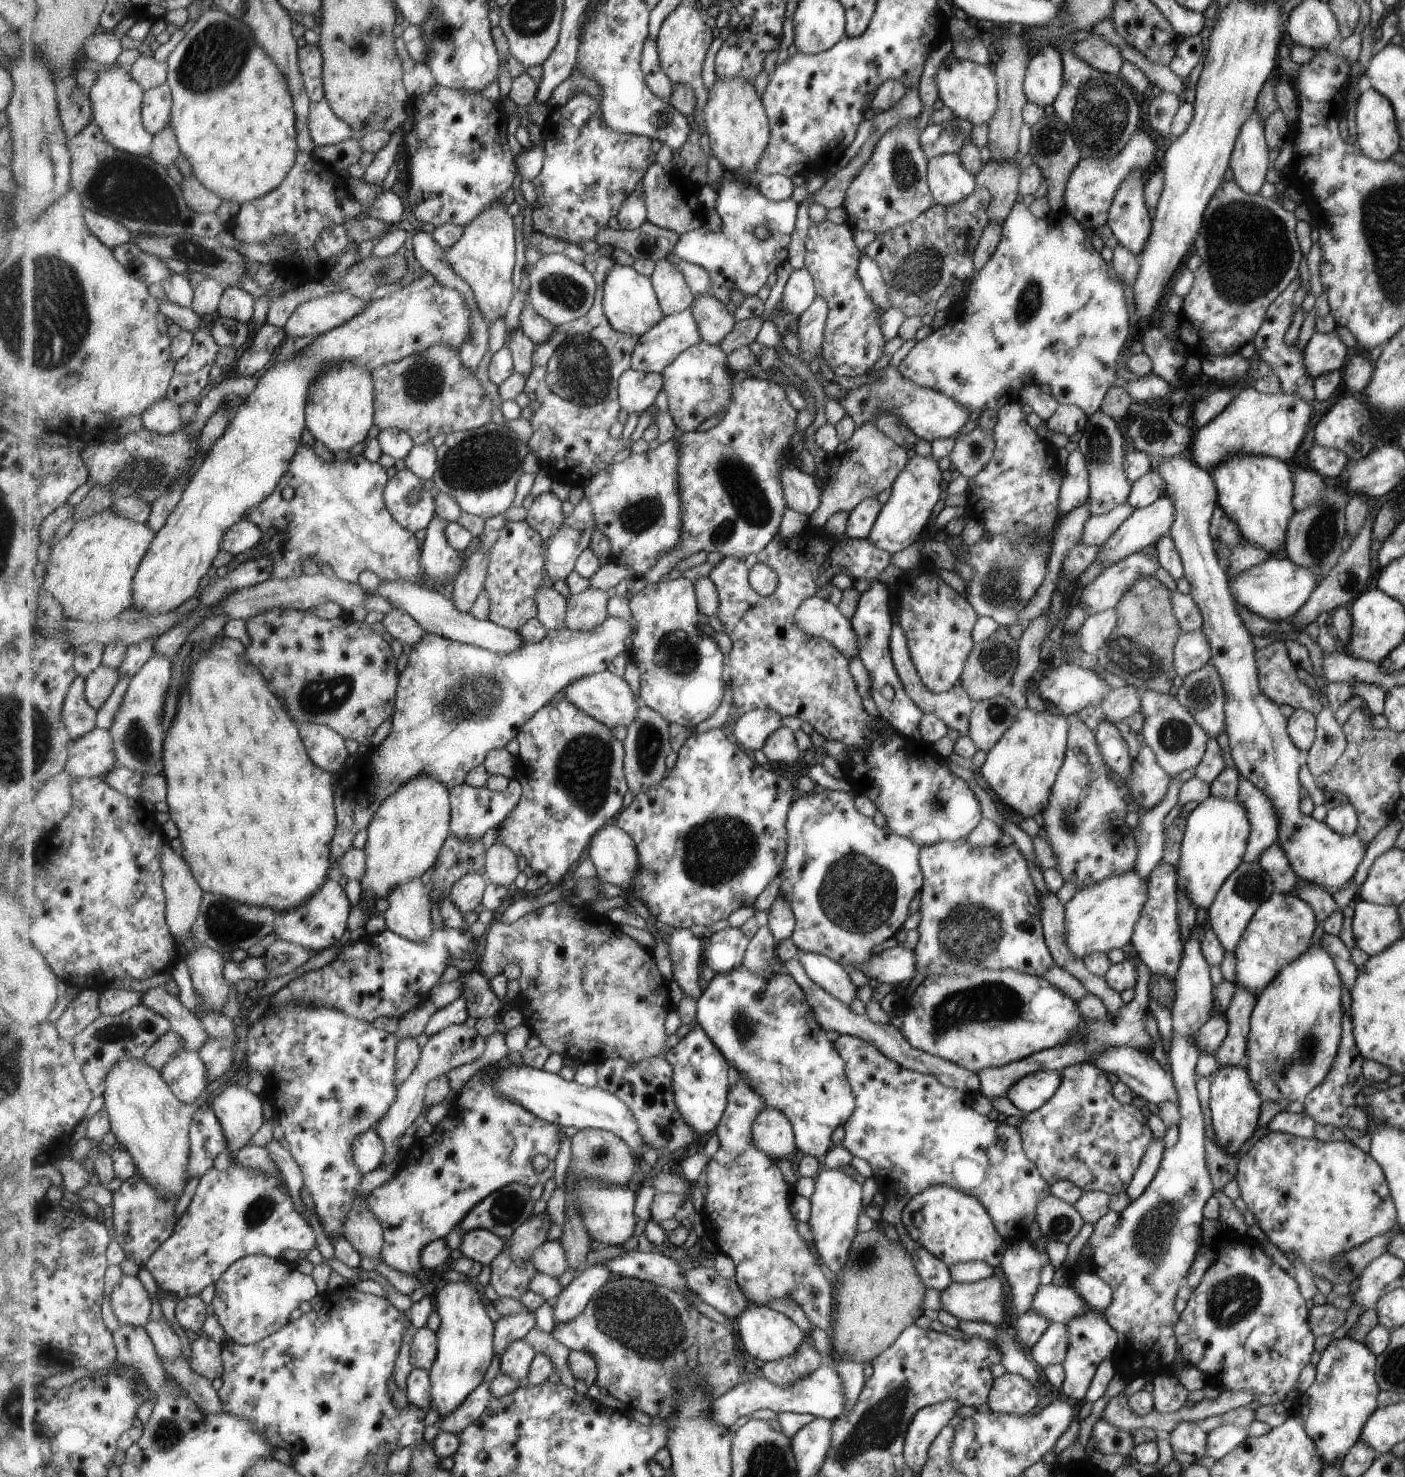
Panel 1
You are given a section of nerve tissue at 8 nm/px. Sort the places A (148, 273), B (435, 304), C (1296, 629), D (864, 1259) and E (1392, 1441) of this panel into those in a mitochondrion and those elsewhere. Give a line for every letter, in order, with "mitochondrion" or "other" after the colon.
A: other
B: other
C: other
D: mitochondrion
E: other

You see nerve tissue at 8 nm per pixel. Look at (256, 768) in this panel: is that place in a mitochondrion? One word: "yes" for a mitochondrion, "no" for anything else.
no

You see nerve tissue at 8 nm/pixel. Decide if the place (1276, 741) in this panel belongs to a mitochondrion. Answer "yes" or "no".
yes

